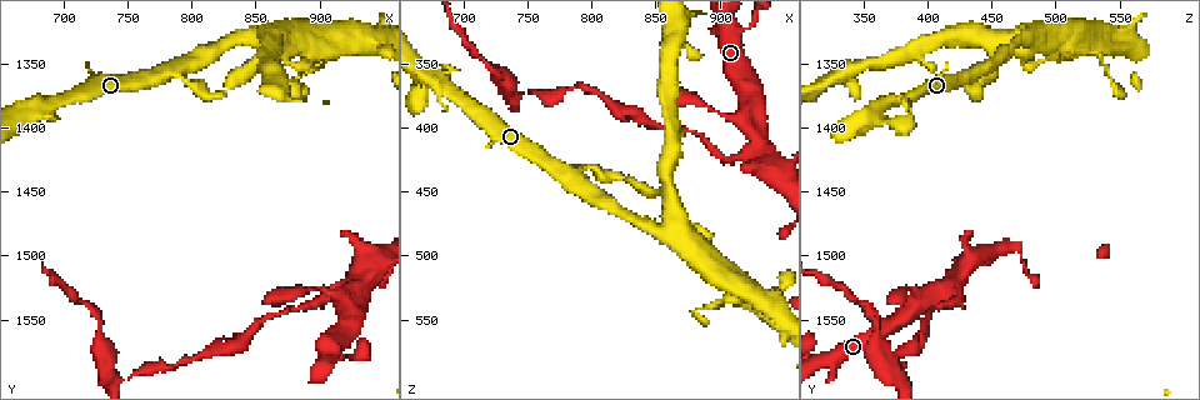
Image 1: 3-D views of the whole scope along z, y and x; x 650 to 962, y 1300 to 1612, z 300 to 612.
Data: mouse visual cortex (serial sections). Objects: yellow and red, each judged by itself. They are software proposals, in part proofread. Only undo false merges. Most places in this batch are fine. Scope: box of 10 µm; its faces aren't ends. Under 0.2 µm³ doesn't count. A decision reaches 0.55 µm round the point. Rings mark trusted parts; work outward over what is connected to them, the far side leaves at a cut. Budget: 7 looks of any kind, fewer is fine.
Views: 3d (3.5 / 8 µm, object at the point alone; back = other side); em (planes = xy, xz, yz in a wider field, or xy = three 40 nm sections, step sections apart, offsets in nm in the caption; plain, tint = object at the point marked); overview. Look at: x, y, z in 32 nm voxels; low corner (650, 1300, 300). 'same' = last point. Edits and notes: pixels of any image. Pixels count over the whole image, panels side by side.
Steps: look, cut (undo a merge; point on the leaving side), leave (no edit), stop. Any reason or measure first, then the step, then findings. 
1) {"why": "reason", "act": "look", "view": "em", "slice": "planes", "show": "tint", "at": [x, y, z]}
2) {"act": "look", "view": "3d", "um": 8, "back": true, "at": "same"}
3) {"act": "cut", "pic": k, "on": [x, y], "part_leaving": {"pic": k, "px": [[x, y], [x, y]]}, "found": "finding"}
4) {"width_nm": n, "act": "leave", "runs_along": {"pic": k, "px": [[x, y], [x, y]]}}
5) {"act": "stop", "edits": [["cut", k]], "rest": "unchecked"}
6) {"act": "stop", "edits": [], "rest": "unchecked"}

{"why": "two arms at a narrow angle", "act": "look", "view": "3d", "um": 3.5, "at": [928, 1526, 418]}

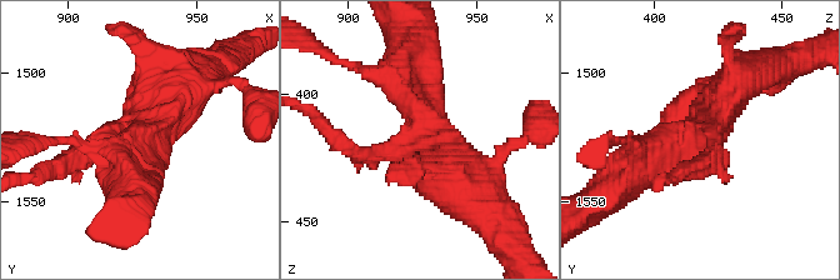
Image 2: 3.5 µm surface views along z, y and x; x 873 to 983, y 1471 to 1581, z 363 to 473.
{"arms": 4, "arm_widths_nm": [150, 350, 500, 500], "act": "look", "view": "em", "slice": "planes", "show": "tint", "at": [929, 1525, 420]}

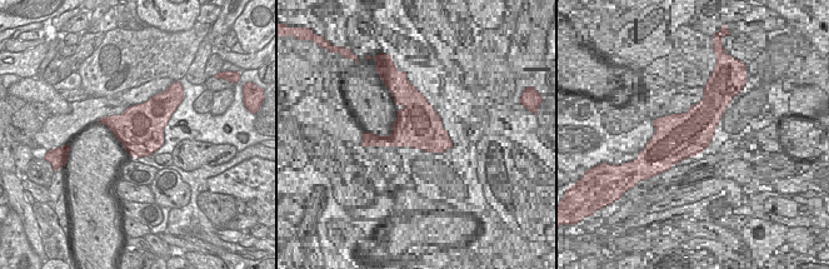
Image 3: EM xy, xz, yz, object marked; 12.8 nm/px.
{"act": "cut", "pic": 2, "on": [349, 144], "part_leaving": {"pic": 2, "px": [[385, 153], [351, 153], [313, 114]]}, "found": "two cells meet here"}

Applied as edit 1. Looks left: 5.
{"why": "branch point", "act": "look", "view": "3d", "um": 3.5, "at": [852, 1326, 482]}

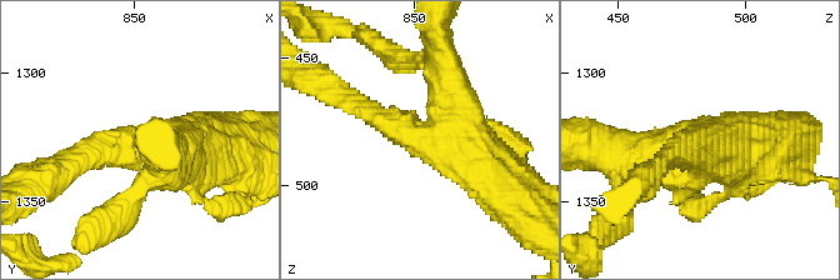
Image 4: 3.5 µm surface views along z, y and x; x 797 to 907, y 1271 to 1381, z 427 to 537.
{"arms": 3, "arm_widths_nm": [300, 500, 600], "why": "now the EM", "act": "look", "view": "em", "slice": "xy", "step": 2, "show": "tint", "at": [854, 1327, 483]}

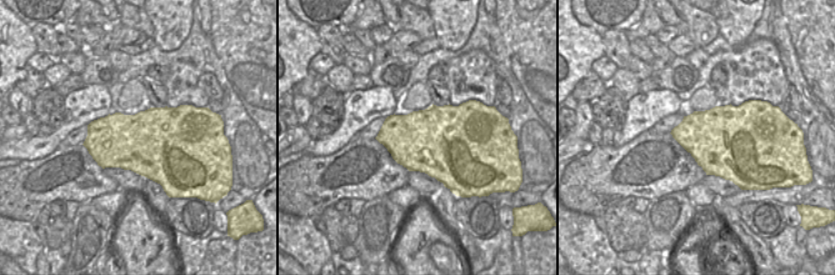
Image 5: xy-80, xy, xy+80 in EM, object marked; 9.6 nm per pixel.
{"act": "leave", "runs_along": {"pic": 4, "px": [[373, 114], [519, 190]]}, "found": "continuous, no second cell"}

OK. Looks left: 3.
{"why": "thick turns thin", "act": "look", "view": "3d", "um": 8, "at": [678, 1382, 364]}

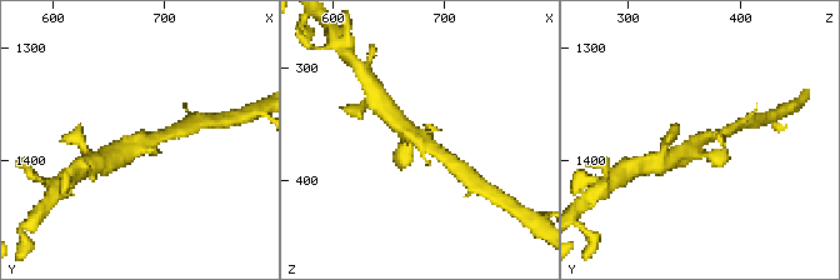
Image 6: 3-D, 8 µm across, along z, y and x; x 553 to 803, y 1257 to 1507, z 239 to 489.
{"why": "shape alone is not enough", "act": "look", "view": "em", "slice": "xy", "step": 3, "show": "tint", "at": "same"}

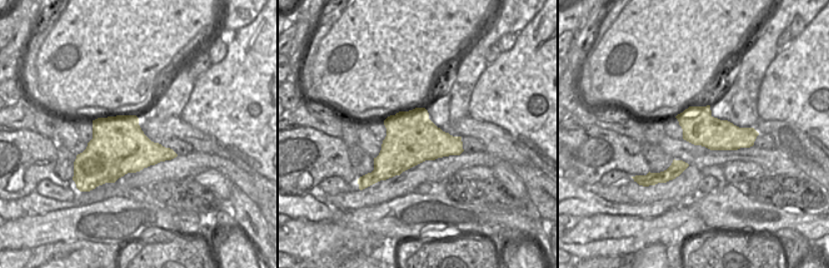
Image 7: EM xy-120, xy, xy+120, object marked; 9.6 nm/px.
{"act": "leave", "runs_along": {"pic": 6, "px": [[449, 161], [429, 149], [393, 118]]}, "found": "all the same cell"}

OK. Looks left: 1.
{"act": "stop", "edits": [["cut", 2]], "rest": "unchecked"}

